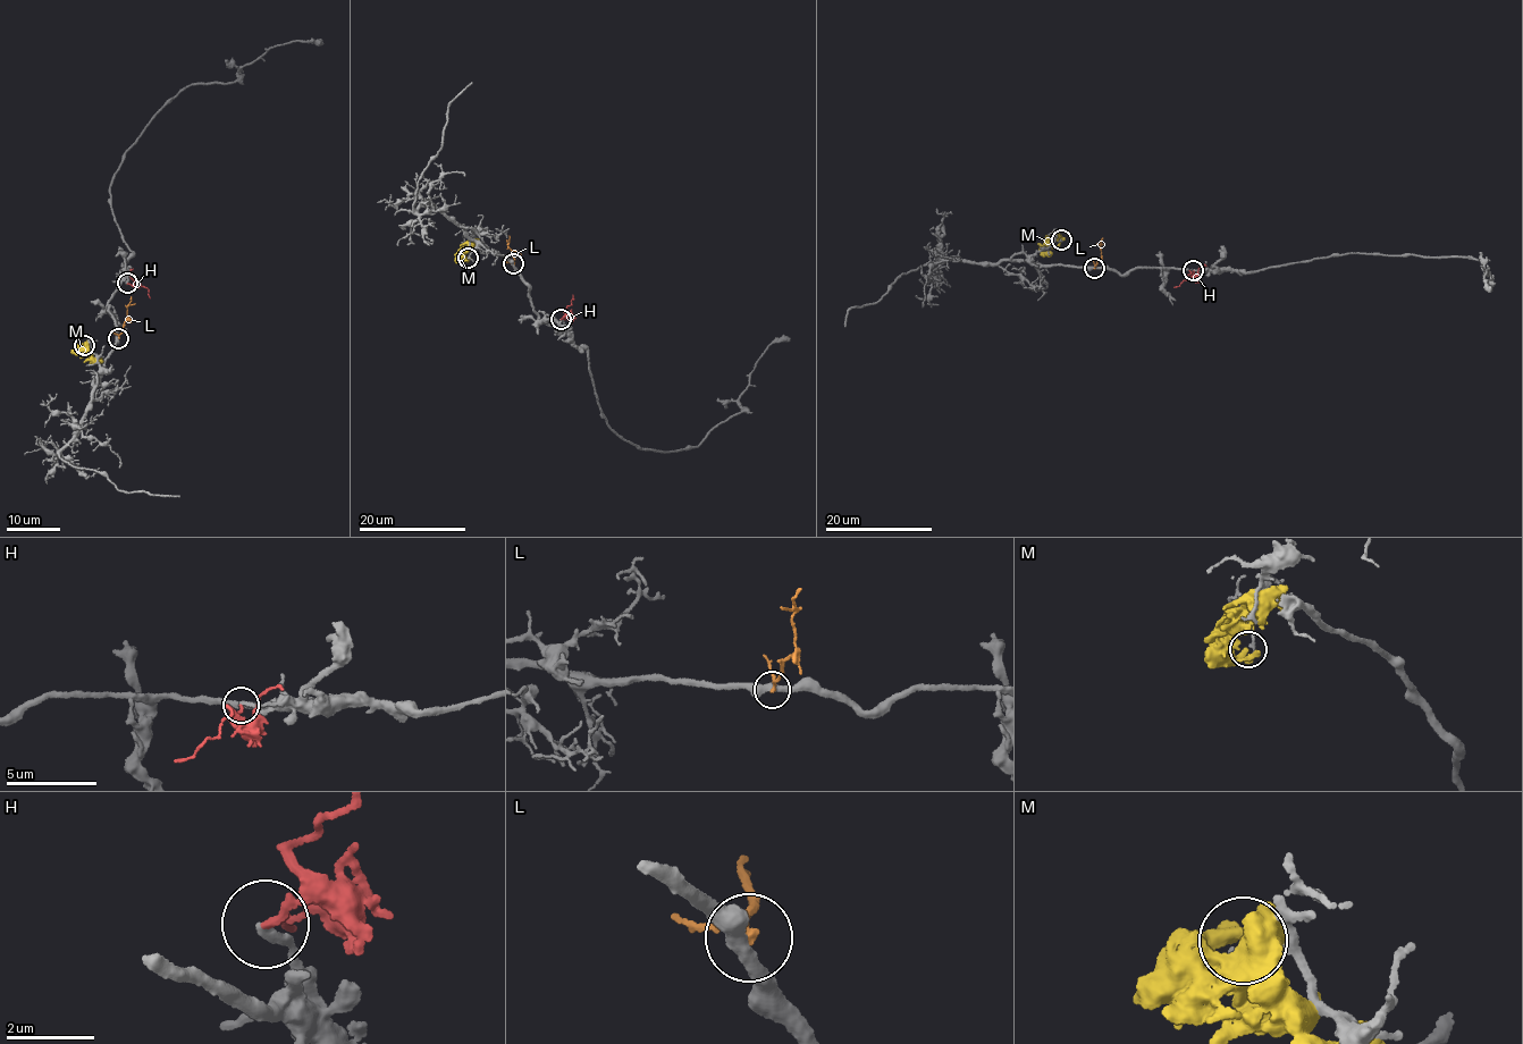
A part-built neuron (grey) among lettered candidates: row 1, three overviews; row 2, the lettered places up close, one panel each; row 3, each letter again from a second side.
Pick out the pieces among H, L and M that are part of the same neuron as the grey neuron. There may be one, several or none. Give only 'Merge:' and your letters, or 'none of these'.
Merge: none of these

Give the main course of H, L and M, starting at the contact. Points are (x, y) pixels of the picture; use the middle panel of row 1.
H: (560, 319), (573, 295)
L: (514, 263), (514, 253), (506, 240)
M: (468, 257), (464, 259), (461, 253), (479, 238)

